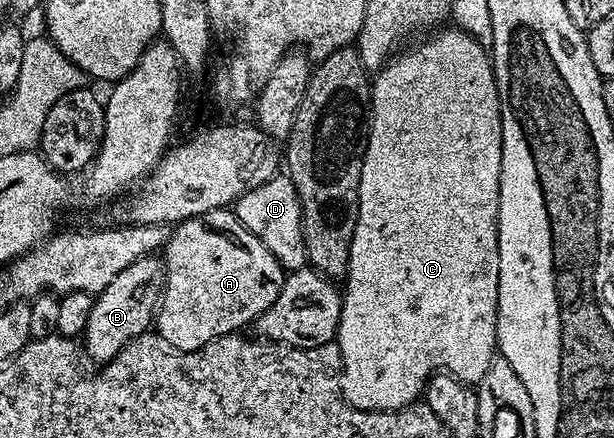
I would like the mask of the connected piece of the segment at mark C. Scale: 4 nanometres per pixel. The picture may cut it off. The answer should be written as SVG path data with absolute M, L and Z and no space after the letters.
M449 27L449 29L444 29L444 30L443 30L443 29L444 29L444 28L441 28L441 29L440 29L440 30L439 30L439 31L436 31L436 32L440 32L440 31L441 31L441 33L436 33L436 34L434 34L434 35L433 35L433 37L428 37L428 38L426 38L426 39L425 39L425 41L420 41L420 42L418 42L418 43L417 43L417 45L412 45L412 46L410 46L410 47L409 47L409 49L408 49L408 50L406 50L406 49L407 49L407 48L405 48L405 49L404 49L404 50L403 50L403 51L400 51L400 52L397 52L397 53L396 53L396 54L395 54L395 55L393 55L393 56L391 56L391 57L389 57L389 58L388 58L388 60L387 60L387 62L386 62L386 63L385 63L385 64L383 64L383 65L381 65L381 66L380 66L380 68L379 68L379 69L377 69L377 70L375 70L375 73L374 73L374 76L373 76L373 77L372 77L372 78L371 78L371 81L370 81L370 124L369 124L369 125L368 125L368 126L367 126L367 129L366 129L366 140L365 140L365 142L364 142L364 158L363 158L363 159L362 159L362 179L361 179L361 180L360 180L360 186L359 186L359 187L358 187L358 219L357 219L357 220L356 220L356 226L355 226L355 227L354 227L354 239L353 239L353 240L352 240L352 242L351 242L351 243L350 243L350 259L349 259L349 260L348 260L348 272L347 272L347 274L346 274L346 280L345 280L345 281L344 281L344 282L343 282L343 284L344 284L344 283L345 283L345 285L342 285L342 315L341 315L341 316L340 316L340 329L339 329L339 330L338 330L338 332L336 332L336 341L337 341L337 342L338 342L338 348L339 348L339 351L340 351L340 360L339 360L339 364L340 364L340 365L341 365L341 366L342 366L342 369L343 369L343 365L344 365L344 390L342 390L342 396L343 396L343 398L344 398L344 400L345 400L345 401L347 401L347 402L348 402L348 404L350 404L350 405L353 405L353 406L354 406L354 407L355 407L355 409L363 409L363 410L365 410L365 411L395 411L395 410L397 410L397 409L404 409L404 408L405 408L405 407L407 407L407 405L411 405L411 404L413 404L413 402L415 402L415 401L416 401L416 400L417 400L417 398L419 398L419 397L420 397L420 396L421 396L421 394L423 394L423 391L424 391L424 386L425 386L425 384L426 384L426 382L427 382L427 380L428 380L428 378L429 378L429 377L431 377L431 376L432 376L432 374L433 374L433 373L435 373L435 372L437 372L437 371L443 371L443 372L445 372L445 373L450 373L450 374L452 374L452 376L453 376L453 377L456 377L456 378L458 378L458 380L459 380L459 381L466 381L466 382L469 382L469 383L480 383L480 382L483 382L483 380L484 380L484 376L485 376L485 375L486 375L486 371L487 371L487 370L488 370L488 368L489 368L489 367L490 367L490 363L491 363L491 362L492 362L492 358L493 358L493 357L495 357L495 356L497 356L497 353L498 353L498 346L497 346L497 343L496 343L496 308L497 308L497 307L498 307L498 203L499 203L499 202L500 202L500 172L501 172L501 171L502 171L502 115L501 115L501 114L500 114L500 100L499 100L499 99L498 99L498 87L497 87L497 86L496 86L496 80L495 80L495 79L494 79L494 71L493 71L493 70L492 70L492 58L491 58L491 56L490 56L490 53L489 53L489 50L488 50L488 49L487 49L487 48L485 48L485 46L483 46L483 45L481 45L481 44L480 44L480 42L478 42L478 41L475 41L475 39L474 39L474 38L472 38L472 36L470 36L470 34L468 34L468 33L464 33L464 32L463 32L463 31L461 31L461 29L457 29L457 28L455 28L455 27Z

